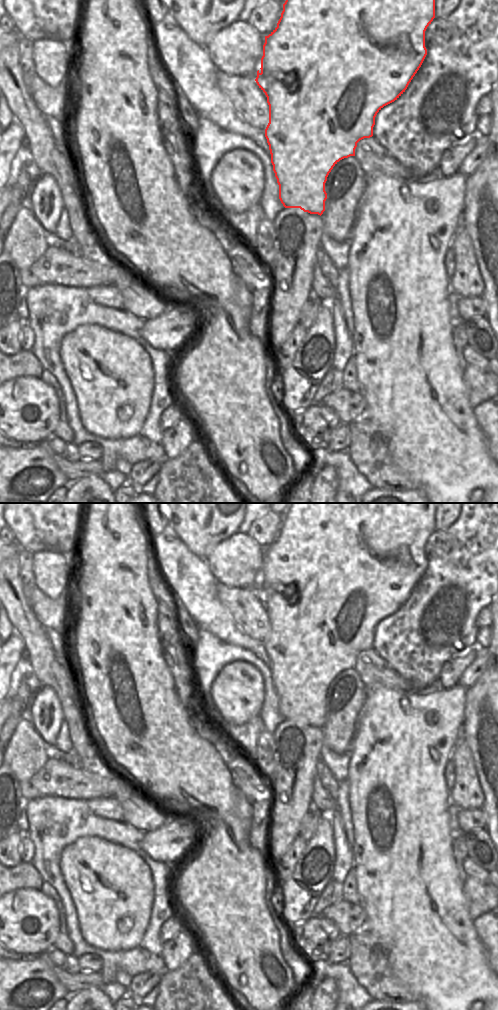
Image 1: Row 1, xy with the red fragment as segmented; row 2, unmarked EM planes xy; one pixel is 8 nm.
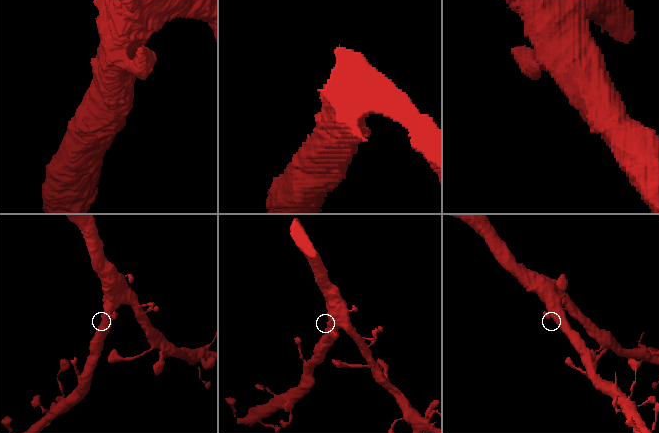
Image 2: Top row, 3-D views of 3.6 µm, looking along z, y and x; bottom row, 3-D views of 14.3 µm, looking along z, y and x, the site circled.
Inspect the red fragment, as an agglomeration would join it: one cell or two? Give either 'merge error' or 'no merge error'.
no merge error

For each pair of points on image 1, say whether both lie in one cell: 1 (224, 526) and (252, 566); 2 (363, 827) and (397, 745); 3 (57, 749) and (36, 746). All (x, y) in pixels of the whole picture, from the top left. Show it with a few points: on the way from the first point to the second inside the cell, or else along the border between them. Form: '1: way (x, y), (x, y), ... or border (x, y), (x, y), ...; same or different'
1: border (238, 531), (222, 540), (212, 550); different
2: way (365, 807), (365, 797), (371, 787), (393, 765); same
3: border (46, 744), (46, 756), (48, 758); different

